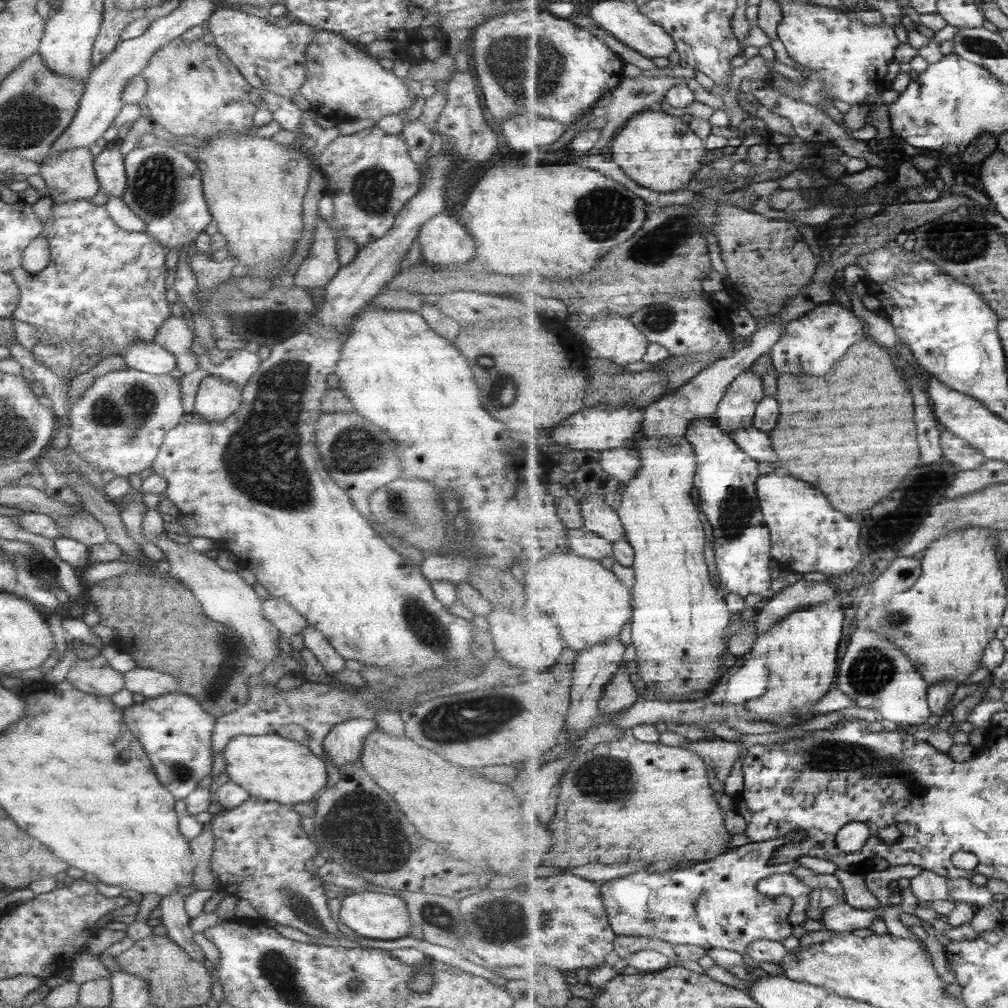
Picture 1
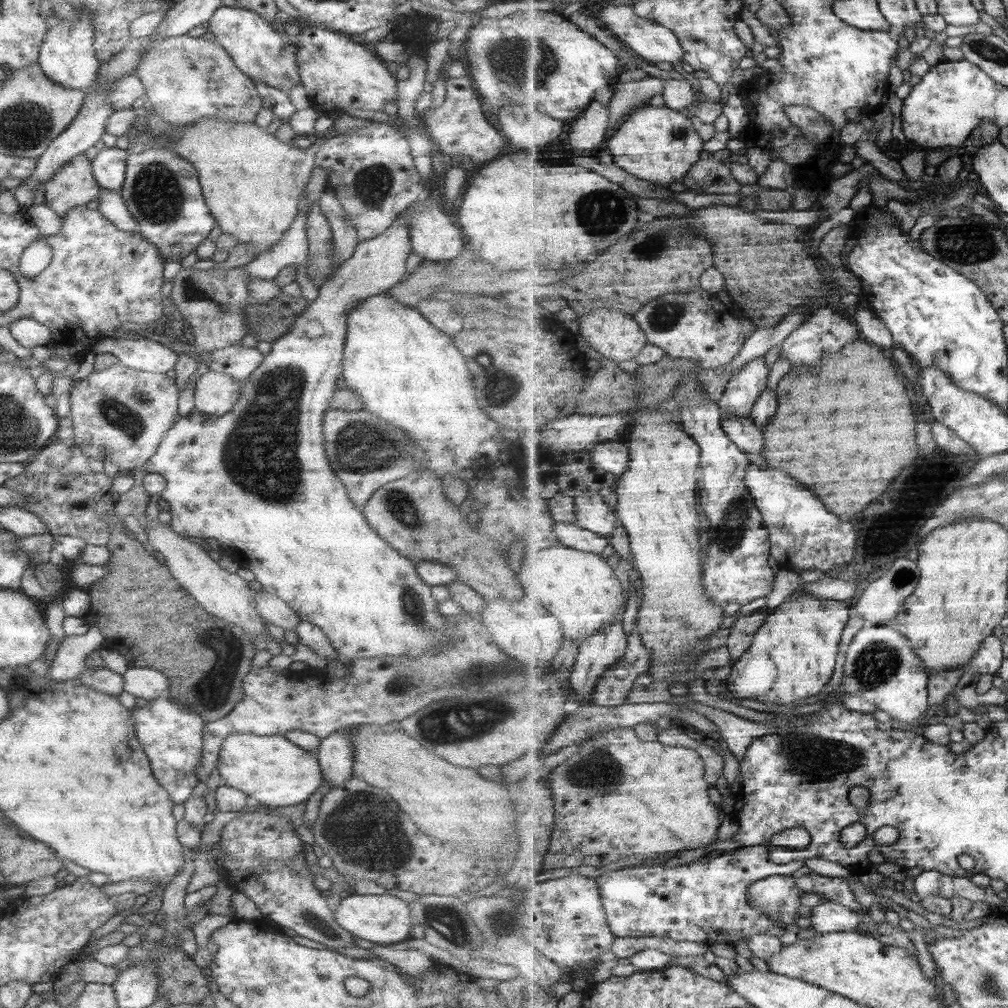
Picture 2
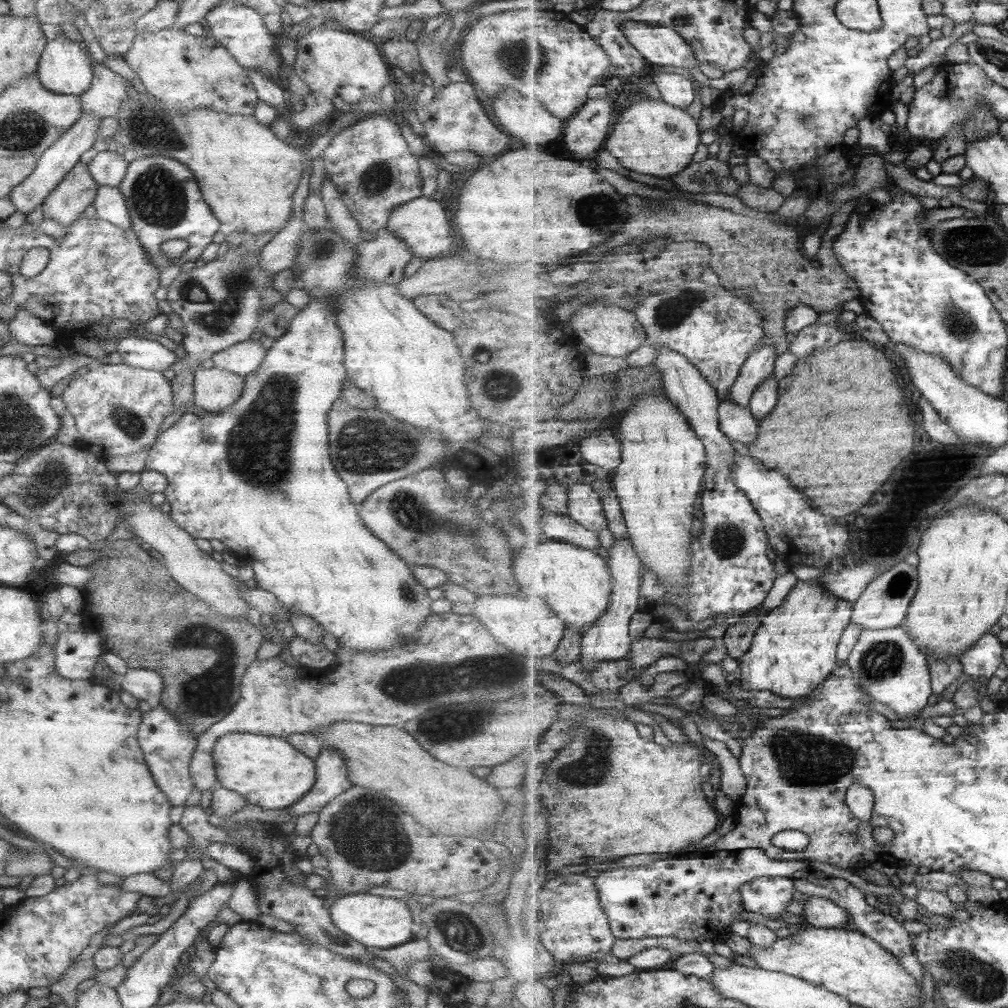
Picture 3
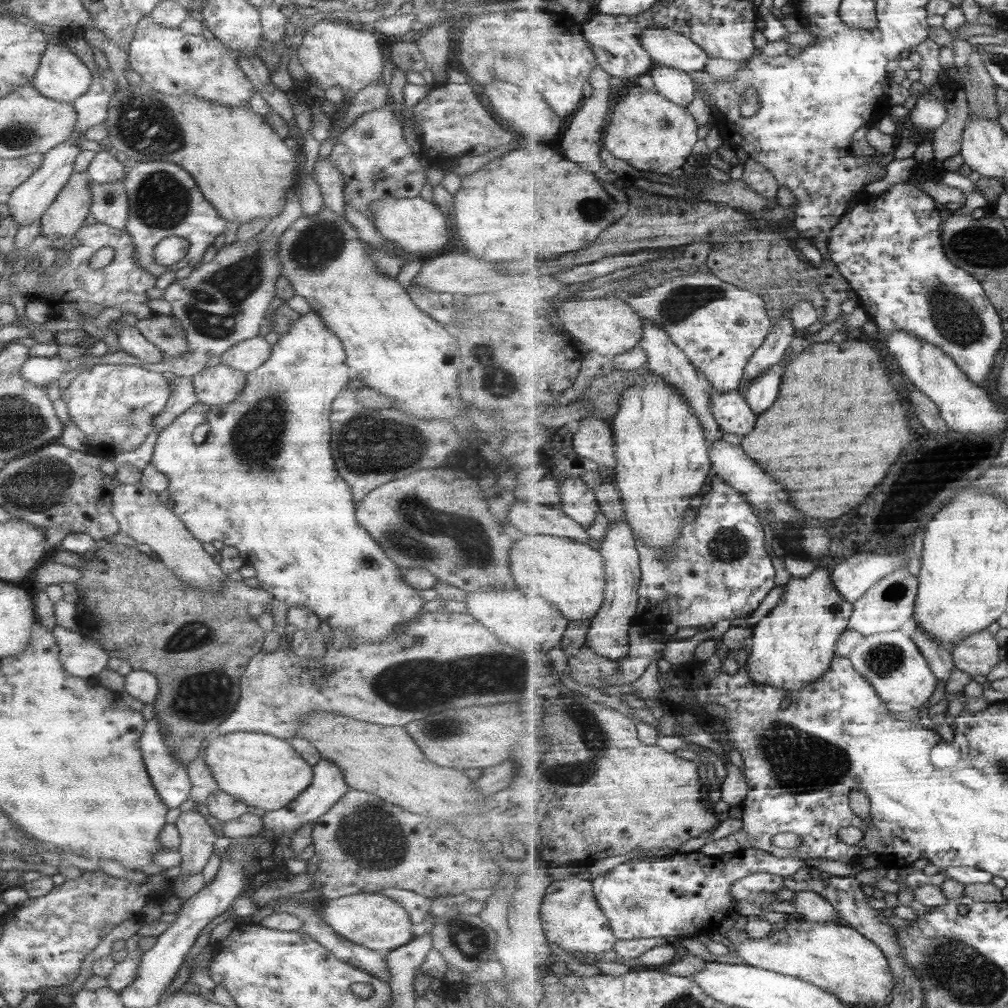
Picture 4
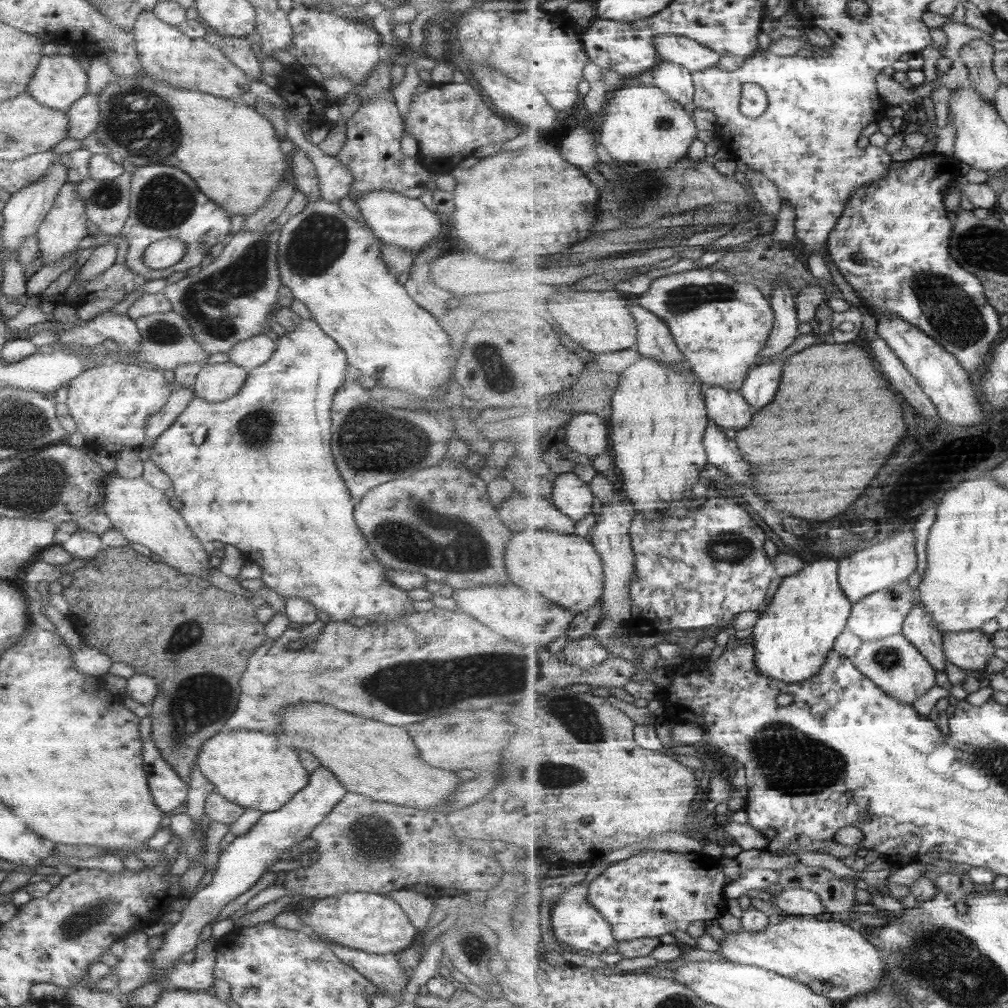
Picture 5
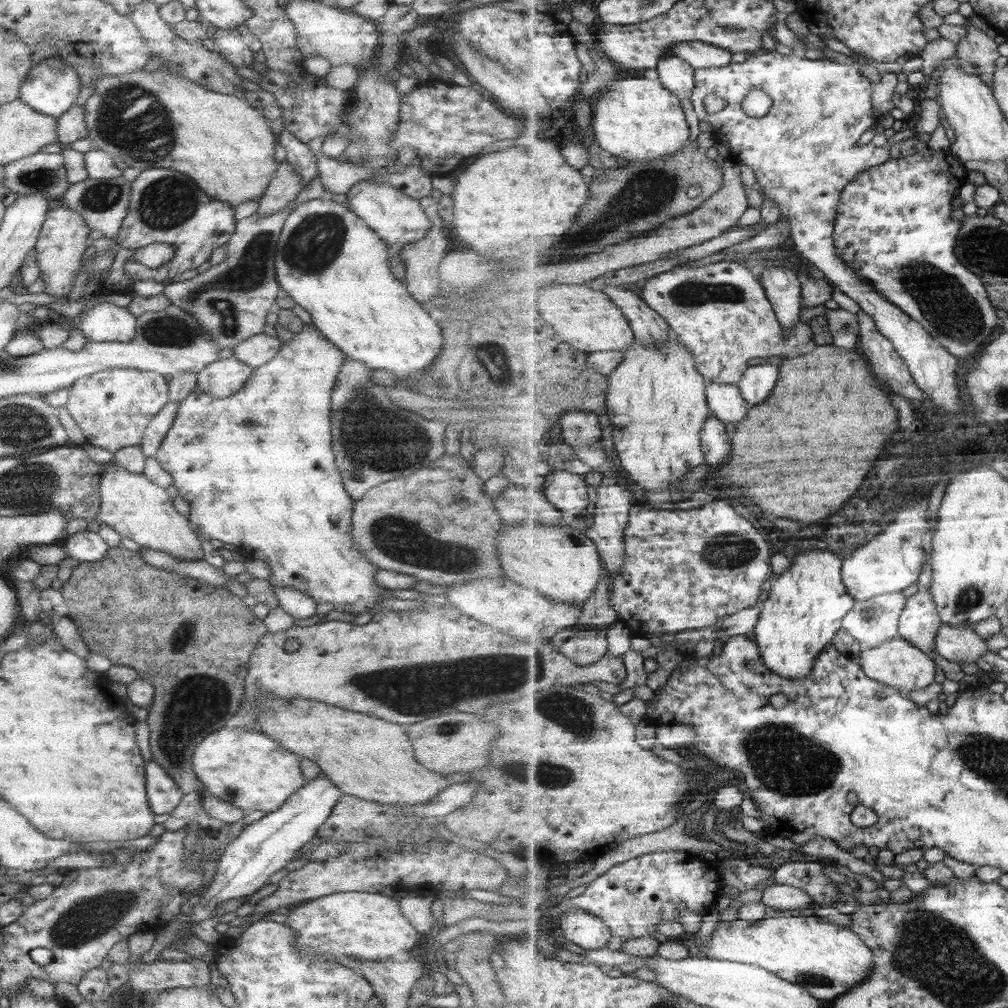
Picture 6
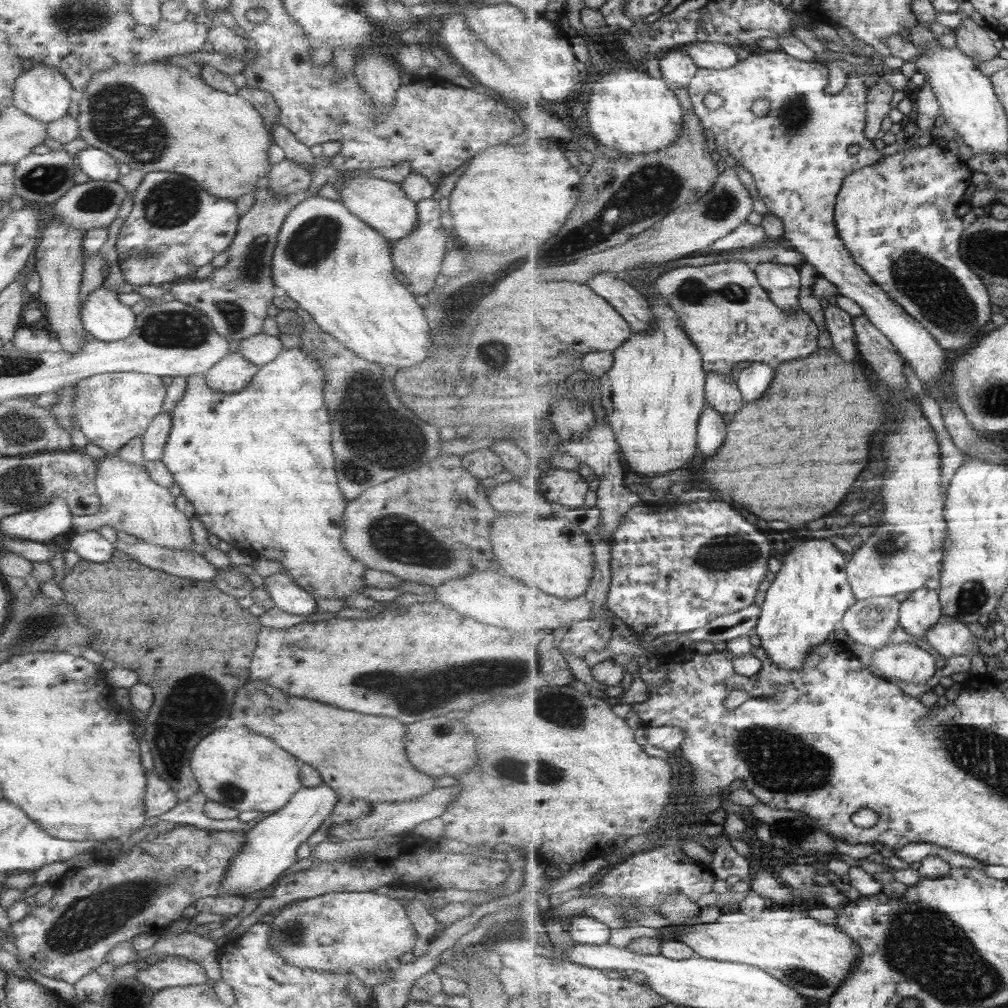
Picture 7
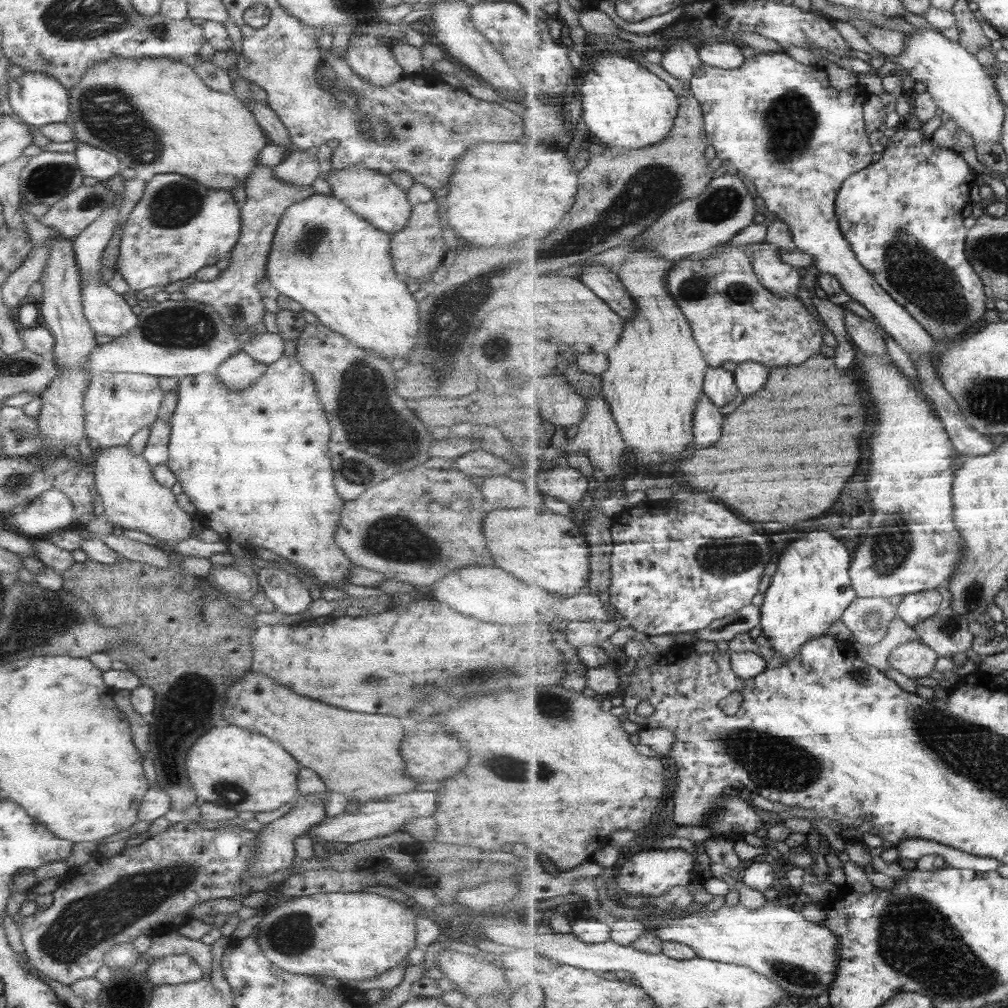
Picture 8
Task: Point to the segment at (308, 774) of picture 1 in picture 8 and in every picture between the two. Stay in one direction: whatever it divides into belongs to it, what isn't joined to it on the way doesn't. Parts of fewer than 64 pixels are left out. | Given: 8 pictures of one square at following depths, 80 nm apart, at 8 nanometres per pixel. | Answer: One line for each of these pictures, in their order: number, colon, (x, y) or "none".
2: (271, 771)
3: (267, 771)
4: (259, 770)
5: (254, 770)
6: (249, 770)
7: (235, 768)
8: (230, 767)

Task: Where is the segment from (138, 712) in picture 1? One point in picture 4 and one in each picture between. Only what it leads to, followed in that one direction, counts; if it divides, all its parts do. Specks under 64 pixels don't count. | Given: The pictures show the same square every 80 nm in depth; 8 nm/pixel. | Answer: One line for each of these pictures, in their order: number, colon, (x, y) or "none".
2: (170, 735)
3: (167, 746)
4: (169, 778)

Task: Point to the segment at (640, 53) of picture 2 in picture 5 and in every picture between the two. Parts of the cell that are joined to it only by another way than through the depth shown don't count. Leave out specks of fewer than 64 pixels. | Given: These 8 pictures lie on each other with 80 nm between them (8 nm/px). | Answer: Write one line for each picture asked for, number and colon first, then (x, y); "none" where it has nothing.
3: (660, 45)
4: (666, 48)
5: (689, 53)

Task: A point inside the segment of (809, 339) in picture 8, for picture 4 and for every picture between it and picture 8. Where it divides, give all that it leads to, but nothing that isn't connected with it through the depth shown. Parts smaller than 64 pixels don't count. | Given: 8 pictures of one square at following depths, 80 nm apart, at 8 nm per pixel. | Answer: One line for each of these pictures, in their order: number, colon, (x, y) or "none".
4: (720, 327)
5: (722, 325)
6: (721, 312)
7: (725, 310)

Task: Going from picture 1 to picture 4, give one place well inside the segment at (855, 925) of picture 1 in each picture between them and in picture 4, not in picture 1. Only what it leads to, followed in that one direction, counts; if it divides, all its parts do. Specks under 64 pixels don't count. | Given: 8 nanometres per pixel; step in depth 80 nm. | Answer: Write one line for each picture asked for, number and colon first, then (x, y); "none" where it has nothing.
2: (830, 916)
3: (821, 912)
4: (813, 907)

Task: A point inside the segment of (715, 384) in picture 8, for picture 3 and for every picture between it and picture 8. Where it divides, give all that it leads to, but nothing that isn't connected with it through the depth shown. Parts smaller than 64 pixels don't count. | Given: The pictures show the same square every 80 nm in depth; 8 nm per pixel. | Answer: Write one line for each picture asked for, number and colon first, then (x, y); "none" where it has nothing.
3: (738, 422)
4: (735, 415)
5: (728, 408)
6: (726, 401)
7: (722, 391)

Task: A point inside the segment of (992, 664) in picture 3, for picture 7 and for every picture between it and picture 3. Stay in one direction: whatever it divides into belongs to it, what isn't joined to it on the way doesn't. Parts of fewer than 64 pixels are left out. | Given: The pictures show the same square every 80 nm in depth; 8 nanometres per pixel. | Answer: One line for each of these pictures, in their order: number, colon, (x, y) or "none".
4: (978, 654)
5: (971, 650)
6: (956, 643)
7: (950, 637)

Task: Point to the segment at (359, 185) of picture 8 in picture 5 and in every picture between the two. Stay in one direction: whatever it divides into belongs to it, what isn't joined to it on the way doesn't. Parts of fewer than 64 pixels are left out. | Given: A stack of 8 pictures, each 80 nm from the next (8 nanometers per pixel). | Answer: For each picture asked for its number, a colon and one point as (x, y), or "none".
5: (394, 219)
6: (398, 220)
7: (382, 205)

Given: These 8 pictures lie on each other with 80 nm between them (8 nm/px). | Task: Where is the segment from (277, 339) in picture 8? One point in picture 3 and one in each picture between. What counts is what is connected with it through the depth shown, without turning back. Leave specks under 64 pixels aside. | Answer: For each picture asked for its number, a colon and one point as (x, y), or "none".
3: (241, 358)
4: (245, 356)
5: (252, 352)
6: (254, 351)
7: (258, 349)

